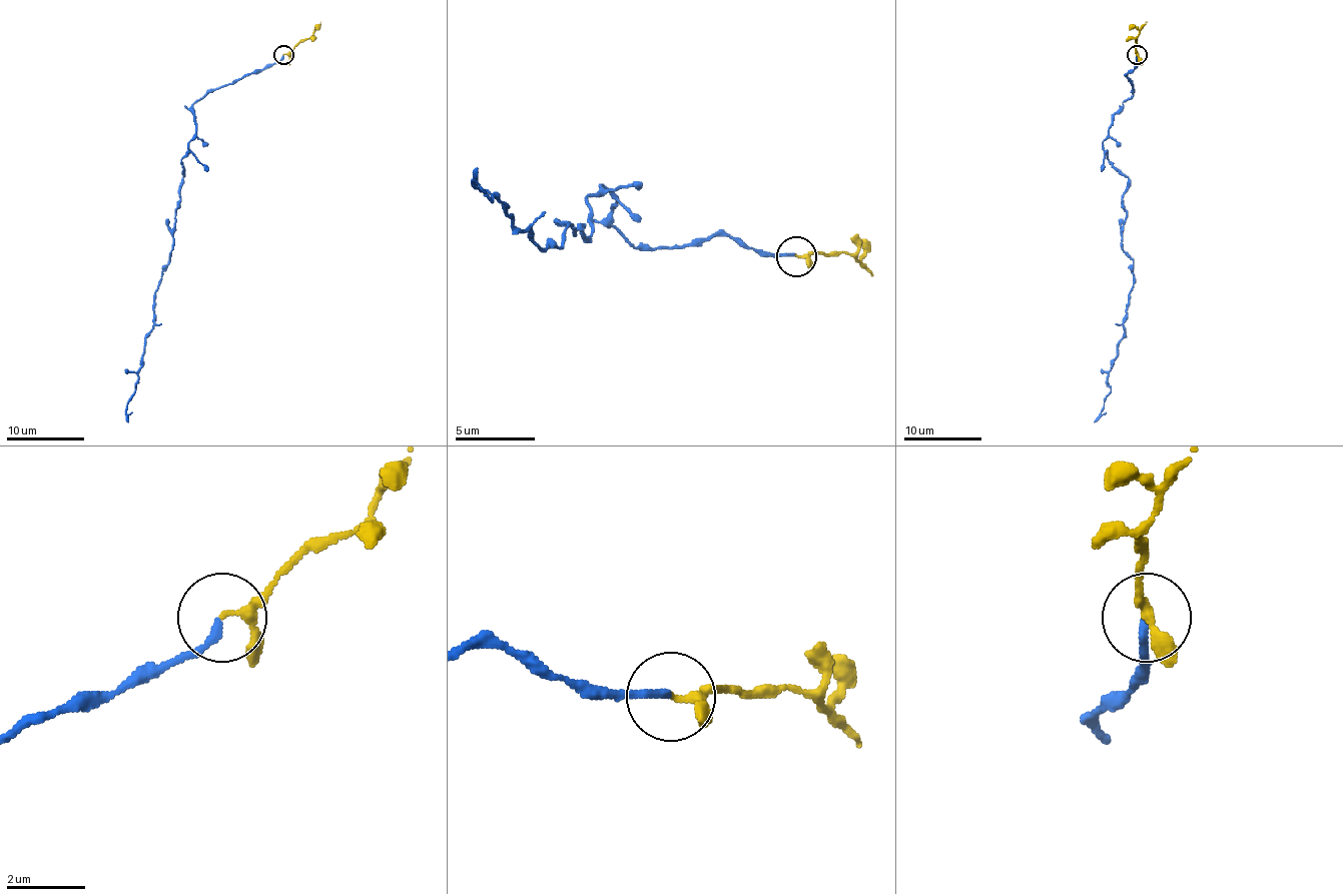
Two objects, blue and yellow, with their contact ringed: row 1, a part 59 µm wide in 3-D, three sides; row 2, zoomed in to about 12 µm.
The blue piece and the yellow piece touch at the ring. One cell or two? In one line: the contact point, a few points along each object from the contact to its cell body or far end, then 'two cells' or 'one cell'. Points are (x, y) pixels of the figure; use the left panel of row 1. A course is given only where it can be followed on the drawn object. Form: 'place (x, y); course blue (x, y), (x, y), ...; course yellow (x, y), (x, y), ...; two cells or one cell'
place (283, 55); course blue (283, 55), (193, 104), (195, 137), (181, 161), (173, 248), (154, 299), (154, 328), (128, 422); course yellow (283, 55), (308, 38), (320, 22); one cell

